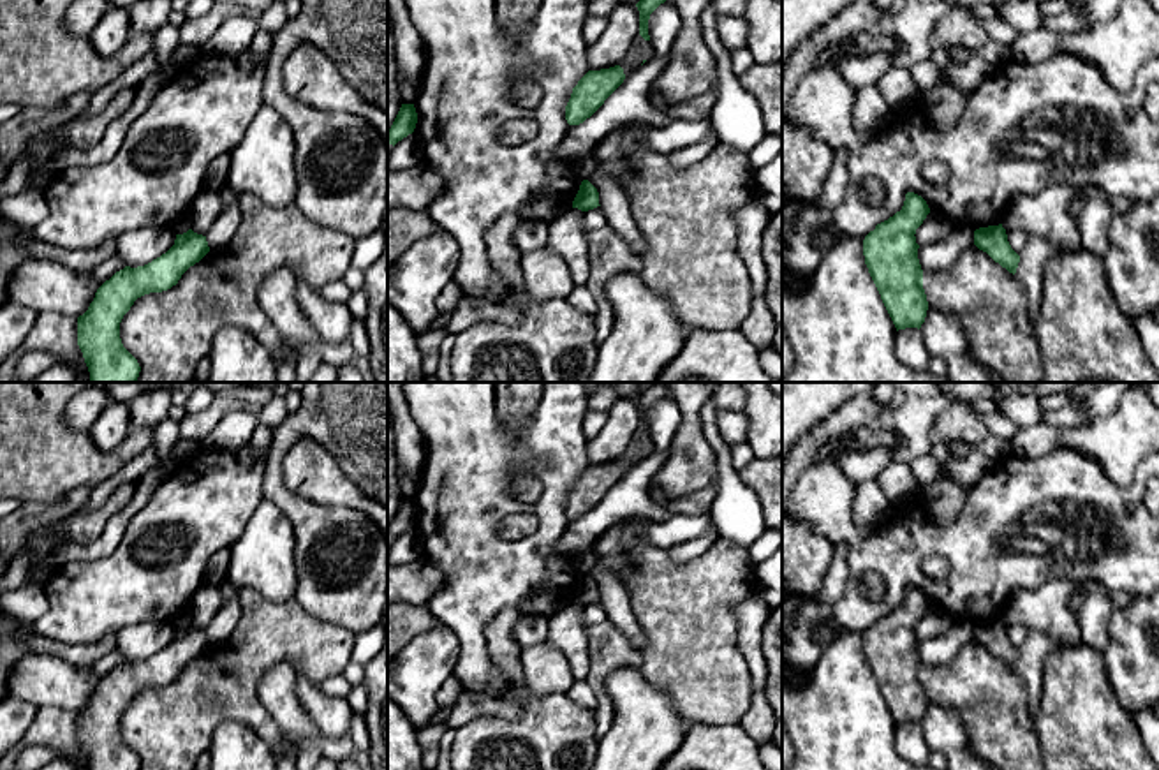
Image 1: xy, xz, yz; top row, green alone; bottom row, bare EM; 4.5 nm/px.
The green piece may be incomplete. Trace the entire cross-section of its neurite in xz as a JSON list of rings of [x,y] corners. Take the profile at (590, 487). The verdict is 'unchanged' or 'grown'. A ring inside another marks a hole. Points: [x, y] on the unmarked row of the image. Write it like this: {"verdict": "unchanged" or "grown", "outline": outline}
{"verdict": "unchanged", "outline": [[[620,460],[588,465],[572,483],[565,500],[565,515],[569,520],[580,520],[590,513],[604,495],[624,478],[625,469]]]}

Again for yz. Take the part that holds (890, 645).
{"verdict": "unchanged", "outline": [[[907,587],[902,604],[863,634],[865,659],[897,726],[919,724],[926,712],[928,696],[914,629],[928,608],[926,596]]]}

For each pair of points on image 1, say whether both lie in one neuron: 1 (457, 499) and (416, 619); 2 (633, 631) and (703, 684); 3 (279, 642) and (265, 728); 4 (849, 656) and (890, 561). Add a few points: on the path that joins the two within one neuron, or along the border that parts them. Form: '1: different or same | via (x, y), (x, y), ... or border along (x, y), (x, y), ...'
1: different | border along (427, 607), (442, 622)
2: different | border along (629, 599), (643, 635), (643, 652)
3: same | via (258, 663), (249, 672), (249, 707)
4: different | border along (862, 633), (844, 631), (823, 652)

